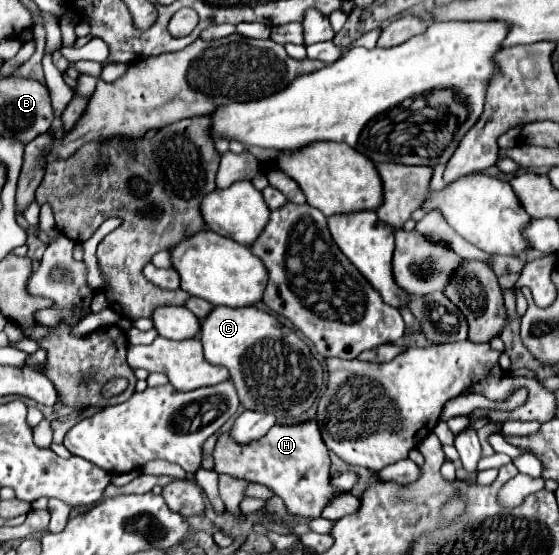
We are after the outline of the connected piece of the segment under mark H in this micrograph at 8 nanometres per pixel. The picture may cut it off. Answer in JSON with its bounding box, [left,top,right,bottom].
[214,419,340,517]

